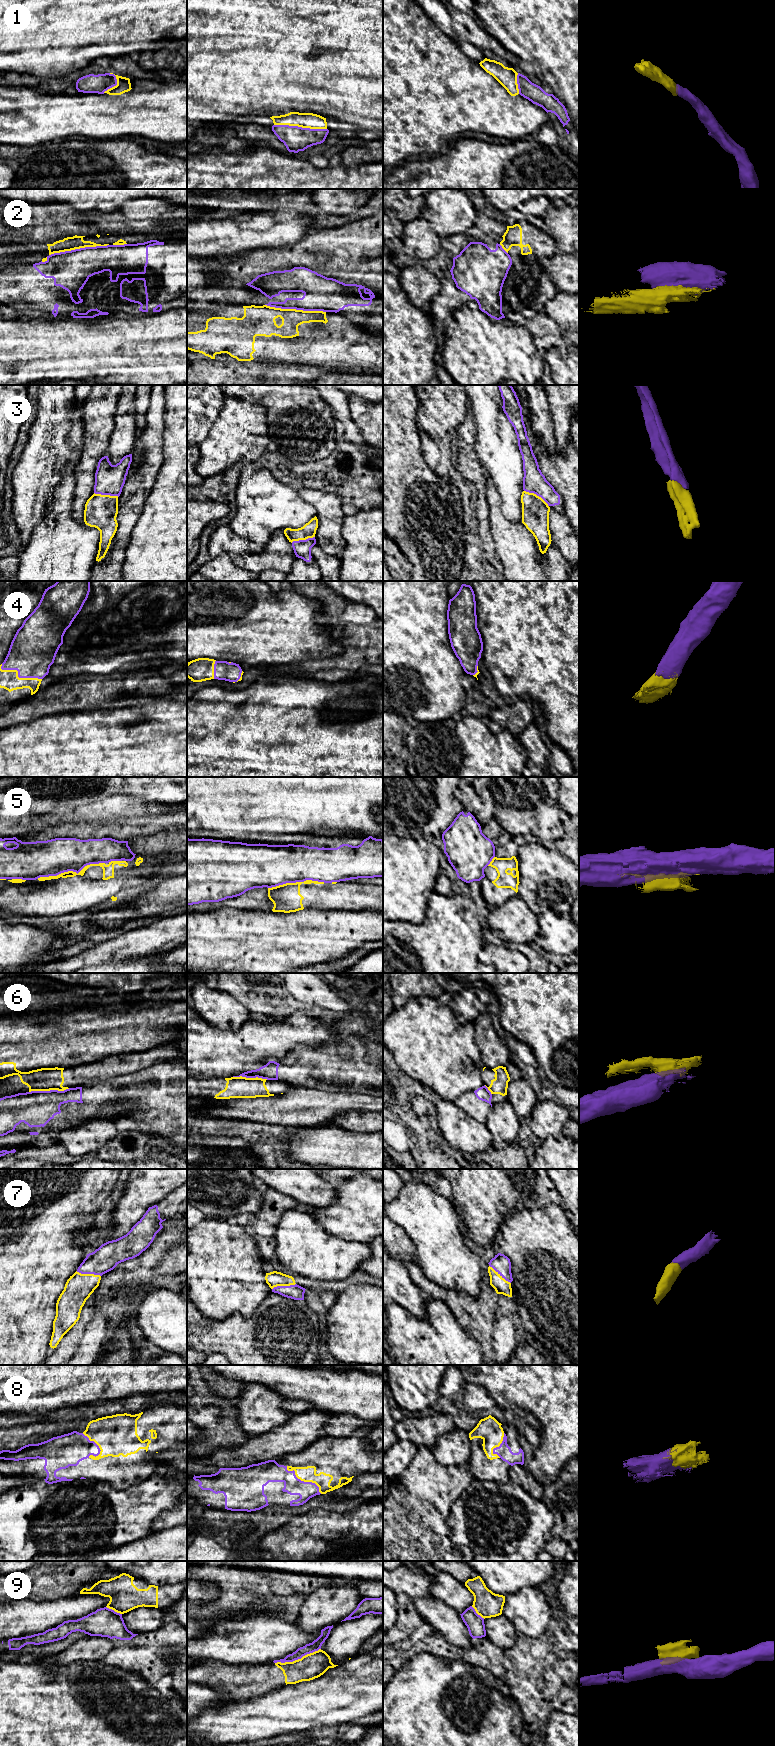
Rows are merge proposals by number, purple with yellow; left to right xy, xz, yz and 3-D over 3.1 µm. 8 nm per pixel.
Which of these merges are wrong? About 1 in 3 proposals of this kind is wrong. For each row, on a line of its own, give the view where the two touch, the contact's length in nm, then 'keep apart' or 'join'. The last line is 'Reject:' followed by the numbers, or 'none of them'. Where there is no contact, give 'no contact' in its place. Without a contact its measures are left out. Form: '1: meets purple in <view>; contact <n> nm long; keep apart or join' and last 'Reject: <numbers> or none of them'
1: meets purple in xz; contact 420 nm long; join
2: meets purple in xz; contact 500 nm long; keep apart
3: meets purple in yz; contact 240 nm long; join
4: meets purple in xy; contact 360 nm long; join
5: meets purple in xy; contact 550 nm long; keep apart
6: meets purple in xy; contact 320 nm long; keep apart
7: meets purple in yz; contact 220 nm long; join
8: meets purple in xz; contact 360 nm long; join
9: meets purple in xz; contact 380 nm long; keep apart
Reject: 2, 5, 6, 9

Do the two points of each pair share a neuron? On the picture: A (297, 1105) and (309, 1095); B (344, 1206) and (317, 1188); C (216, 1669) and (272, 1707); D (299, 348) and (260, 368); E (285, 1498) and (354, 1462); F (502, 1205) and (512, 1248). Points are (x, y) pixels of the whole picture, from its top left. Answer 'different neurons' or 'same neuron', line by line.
A: same neuron
B: different neurons
C: different neurons
D: different neurons
E: same neuron
F: different neurons

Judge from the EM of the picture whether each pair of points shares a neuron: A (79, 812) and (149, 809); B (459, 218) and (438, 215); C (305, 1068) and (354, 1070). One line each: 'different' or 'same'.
A: same
B: same
C: same

